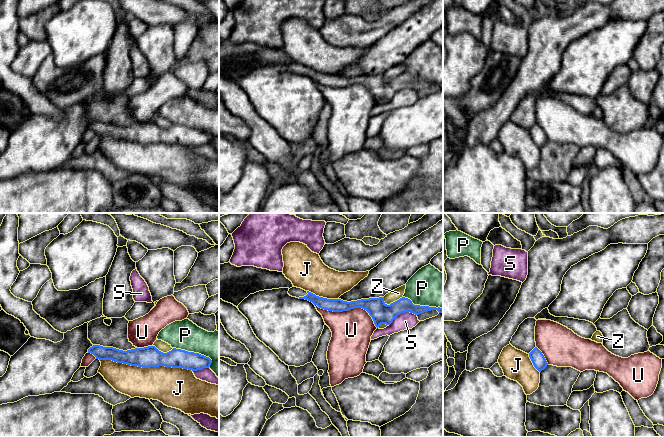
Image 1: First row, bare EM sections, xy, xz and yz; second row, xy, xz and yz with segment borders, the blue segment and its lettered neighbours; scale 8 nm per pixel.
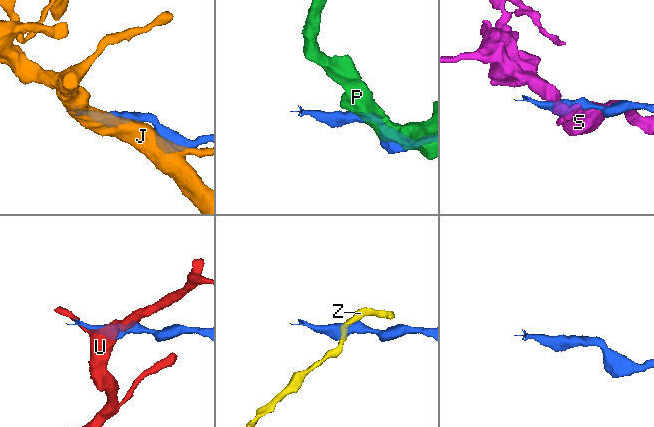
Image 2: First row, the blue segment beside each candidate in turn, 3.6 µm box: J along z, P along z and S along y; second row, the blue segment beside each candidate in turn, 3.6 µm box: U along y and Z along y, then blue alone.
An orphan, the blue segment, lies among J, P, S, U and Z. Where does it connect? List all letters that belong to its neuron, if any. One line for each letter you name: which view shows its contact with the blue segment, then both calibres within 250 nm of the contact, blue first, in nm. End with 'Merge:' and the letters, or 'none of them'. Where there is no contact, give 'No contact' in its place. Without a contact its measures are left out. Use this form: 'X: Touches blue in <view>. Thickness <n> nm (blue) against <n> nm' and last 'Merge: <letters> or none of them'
Merge: none of them

